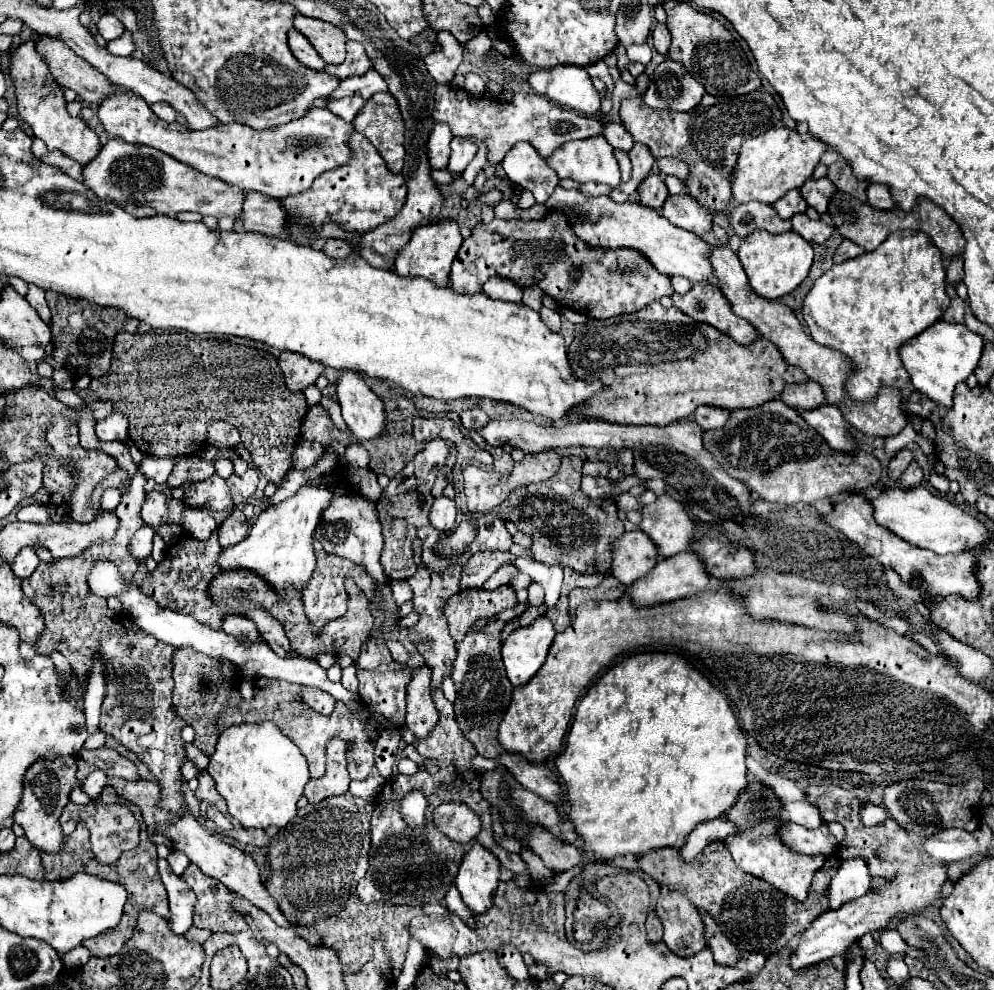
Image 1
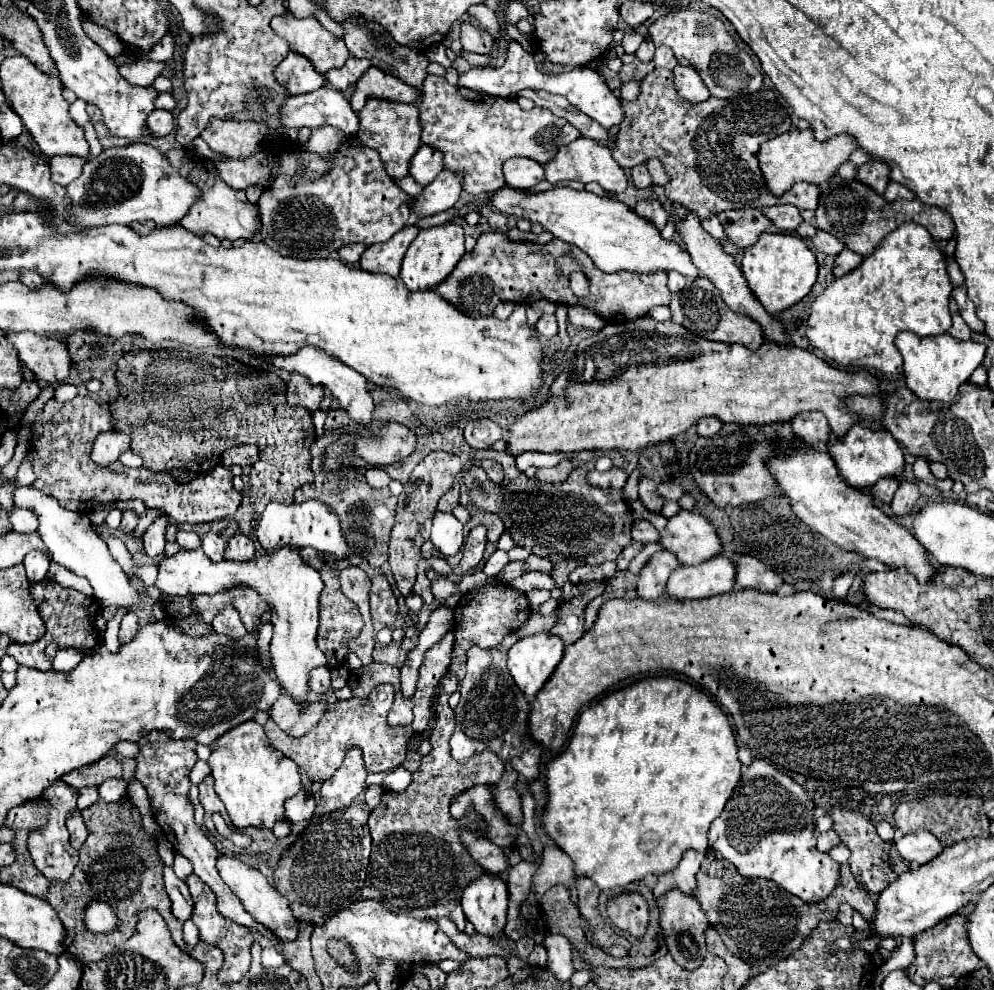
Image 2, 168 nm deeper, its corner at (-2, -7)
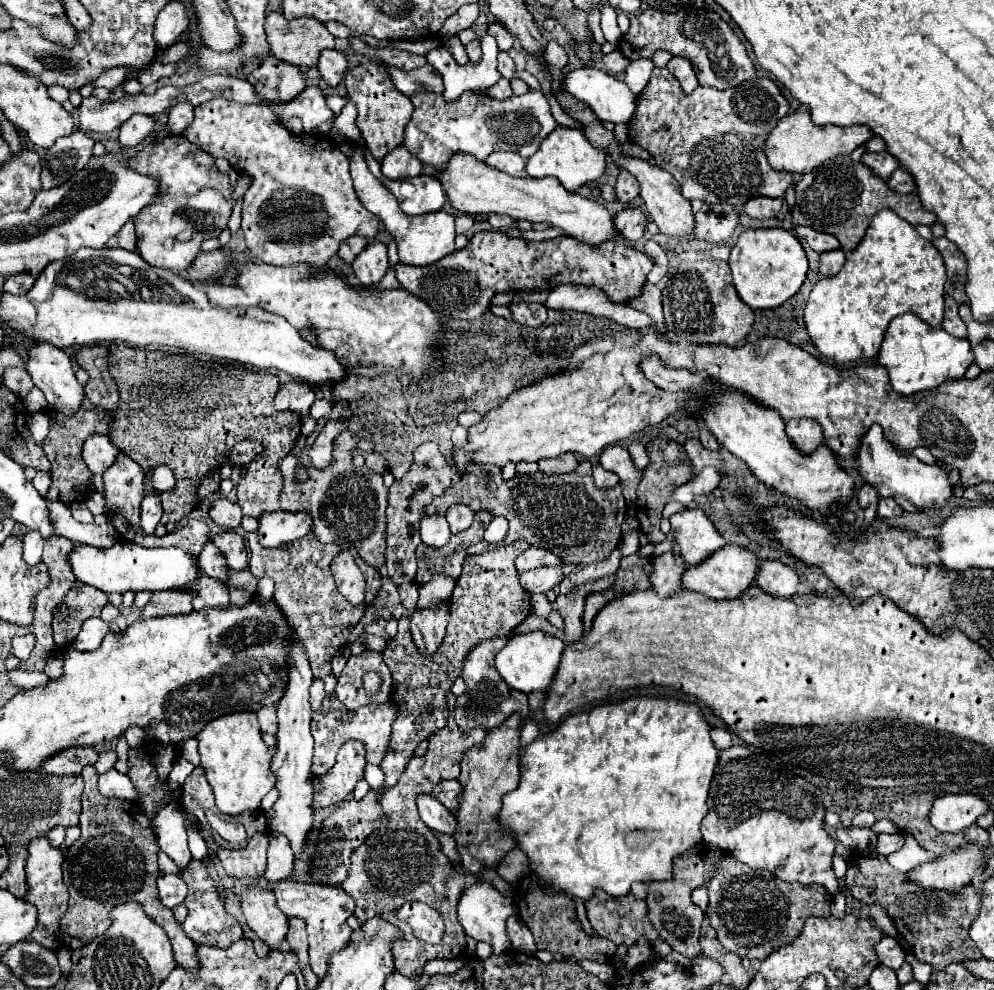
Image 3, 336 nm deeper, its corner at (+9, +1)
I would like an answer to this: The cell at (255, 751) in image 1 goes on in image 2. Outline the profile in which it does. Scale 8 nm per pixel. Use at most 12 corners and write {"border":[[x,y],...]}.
{"border":[[254,720],[208,766],[232,824],[272,828],[302,790],[298,764]]}

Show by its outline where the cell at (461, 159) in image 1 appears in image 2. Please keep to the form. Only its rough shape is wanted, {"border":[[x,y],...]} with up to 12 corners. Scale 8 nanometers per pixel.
{"border":[[442,170],[424,186],[416,212],[434,216],[452,208],[462,192],[462,176]]}

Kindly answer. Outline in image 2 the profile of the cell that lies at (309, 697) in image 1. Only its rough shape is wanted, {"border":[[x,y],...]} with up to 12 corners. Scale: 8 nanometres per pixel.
{"border":[[290,694],[270,716],[290,736],[302,736],[320,722],[326,702],[298,704]]}

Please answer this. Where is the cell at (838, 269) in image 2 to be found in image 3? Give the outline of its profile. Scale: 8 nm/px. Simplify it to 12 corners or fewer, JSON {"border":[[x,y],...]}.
{"border":[[843,250],[823,252],[819,274],[833,276],[845,264]]}

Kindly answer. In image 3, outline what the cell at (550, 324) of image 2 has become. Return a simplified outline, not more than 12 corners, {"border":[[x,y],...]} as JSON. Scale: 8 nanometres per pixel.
{"border":[[511,304],[511,318],[523,326],[547,320],[545,304]]}

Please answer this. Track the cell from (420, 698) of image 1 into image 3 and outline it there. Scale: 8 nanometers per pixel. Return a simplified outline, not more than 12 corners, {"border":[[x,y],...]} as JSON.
{"border":[[449,606],[417,608],[411,634],[423,656],[431,656],[445,636]]}

